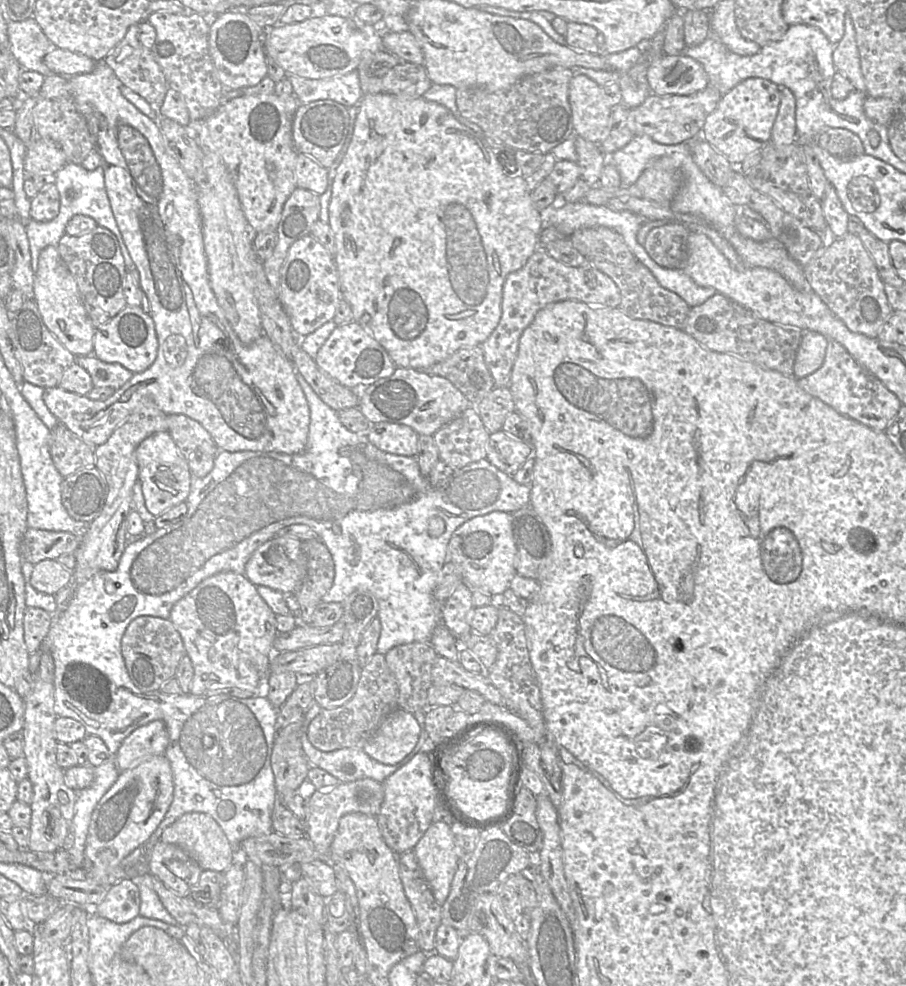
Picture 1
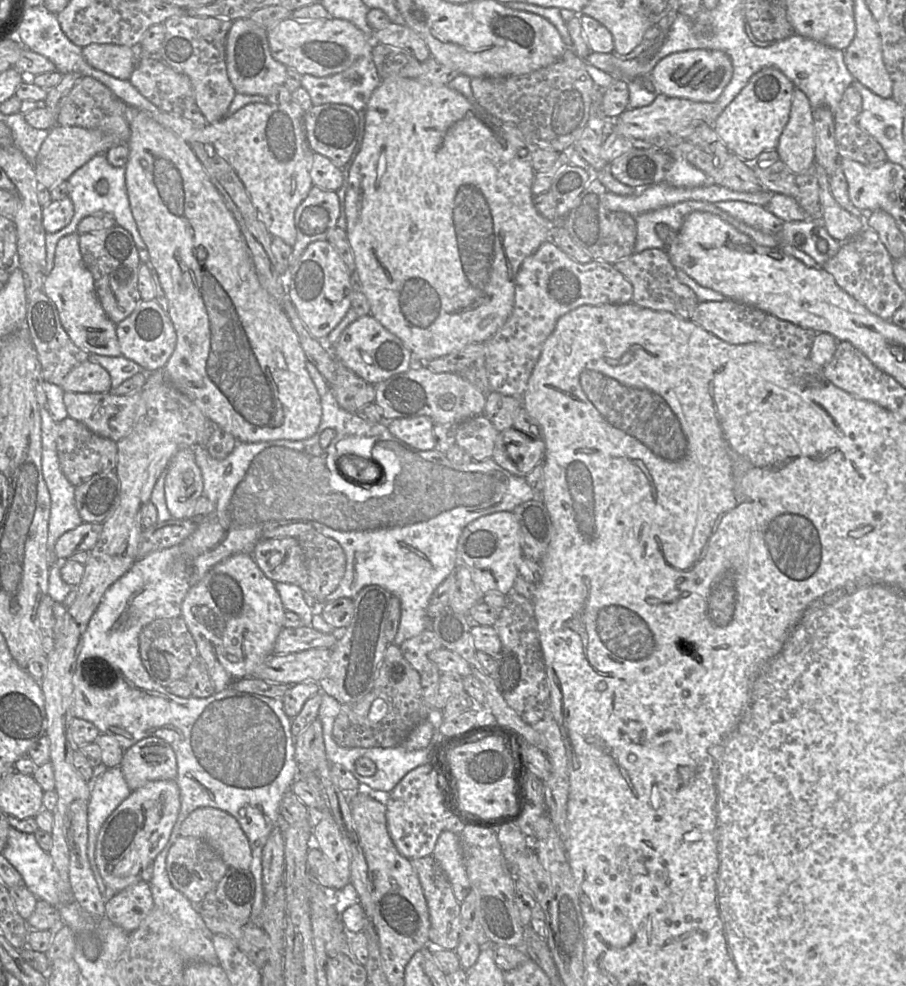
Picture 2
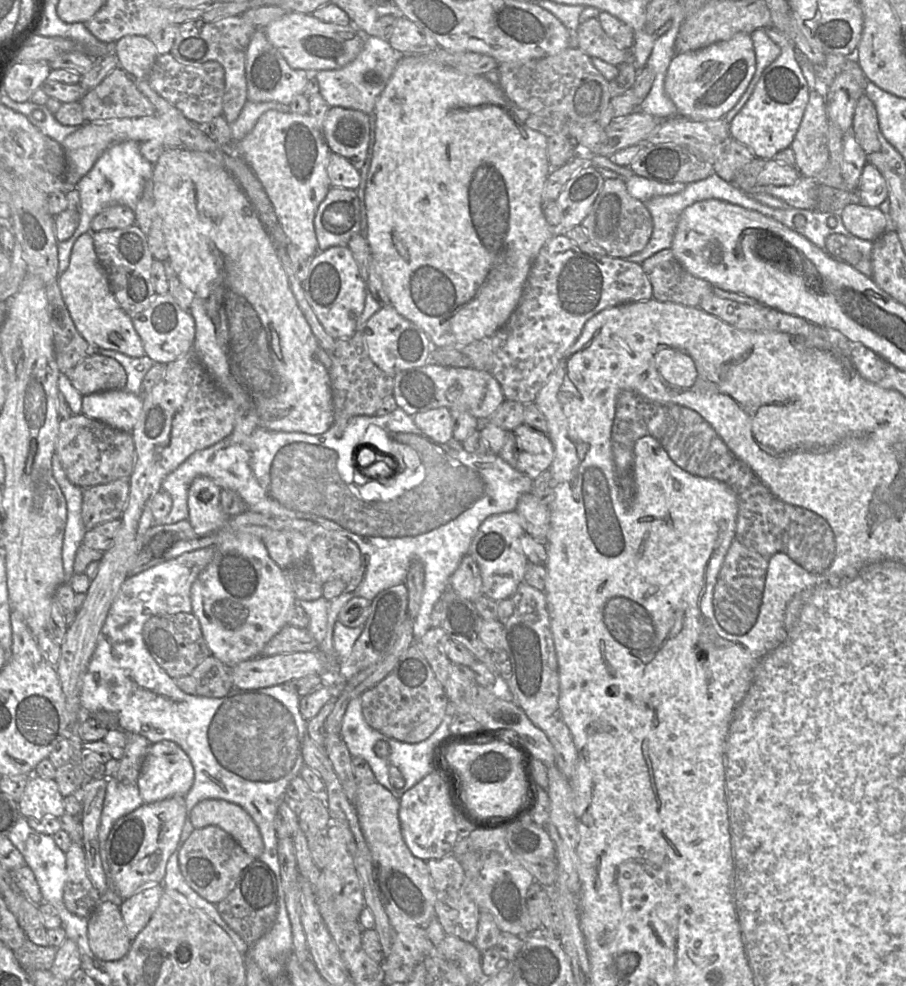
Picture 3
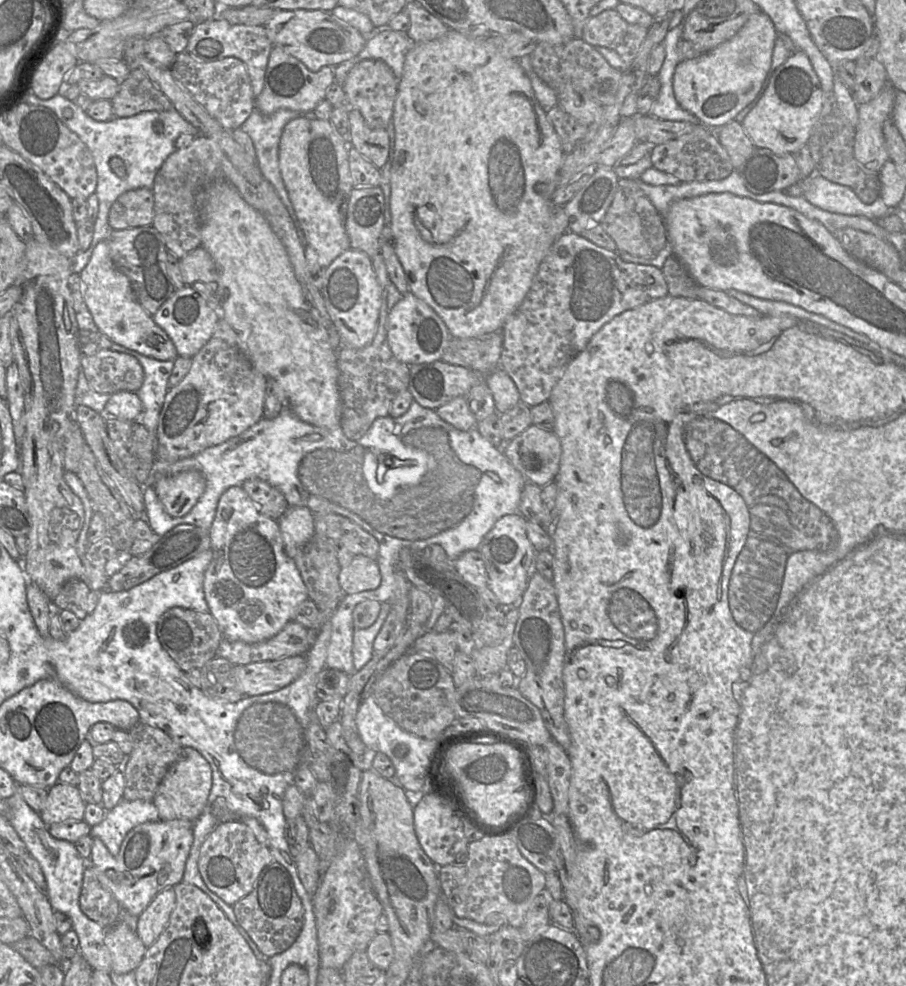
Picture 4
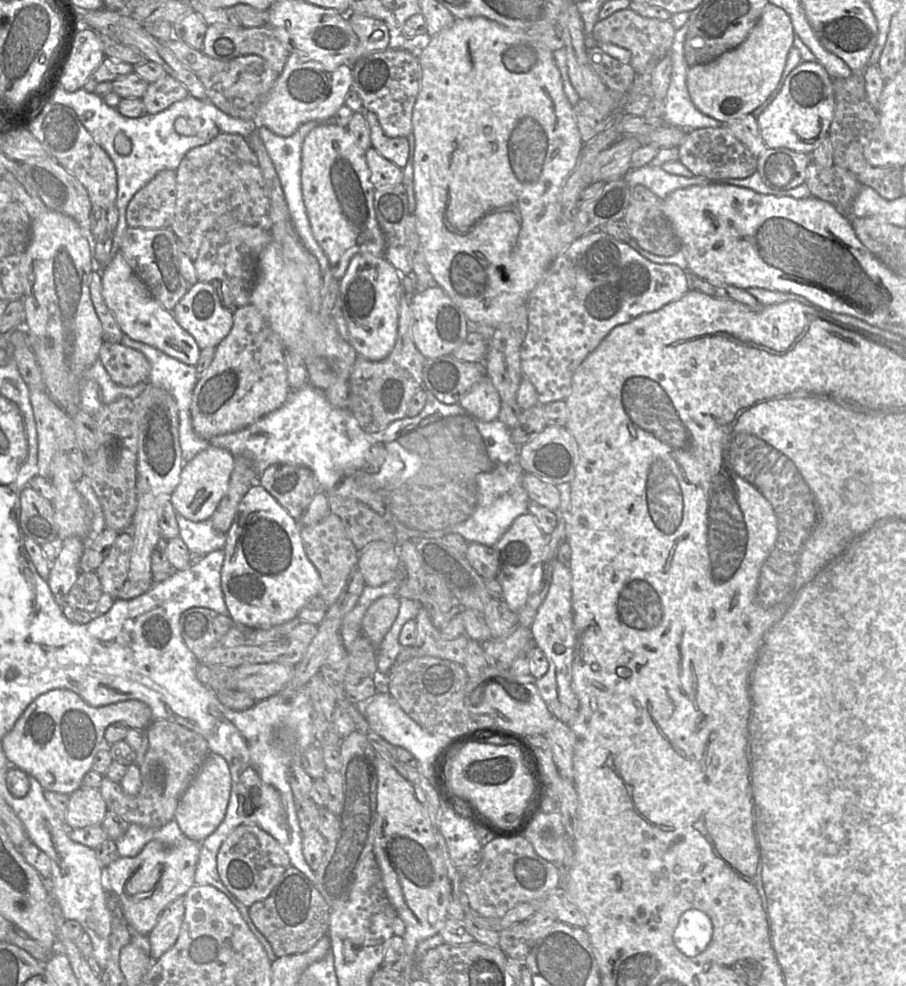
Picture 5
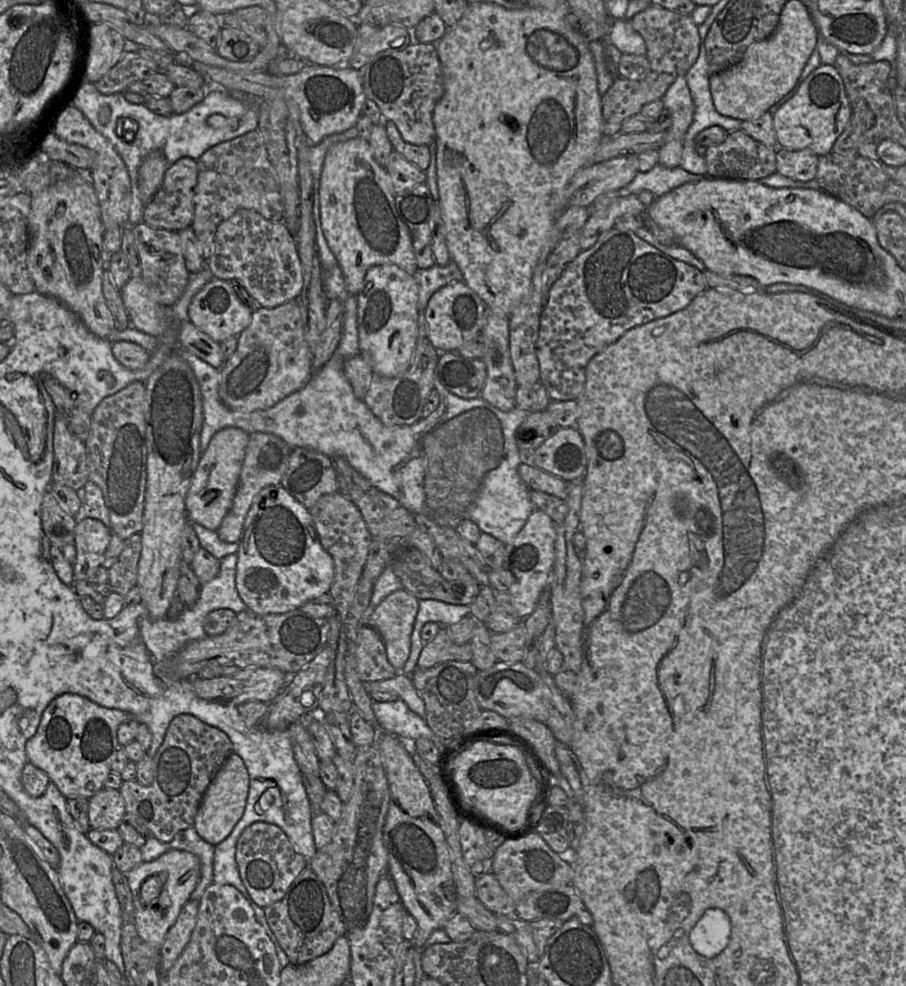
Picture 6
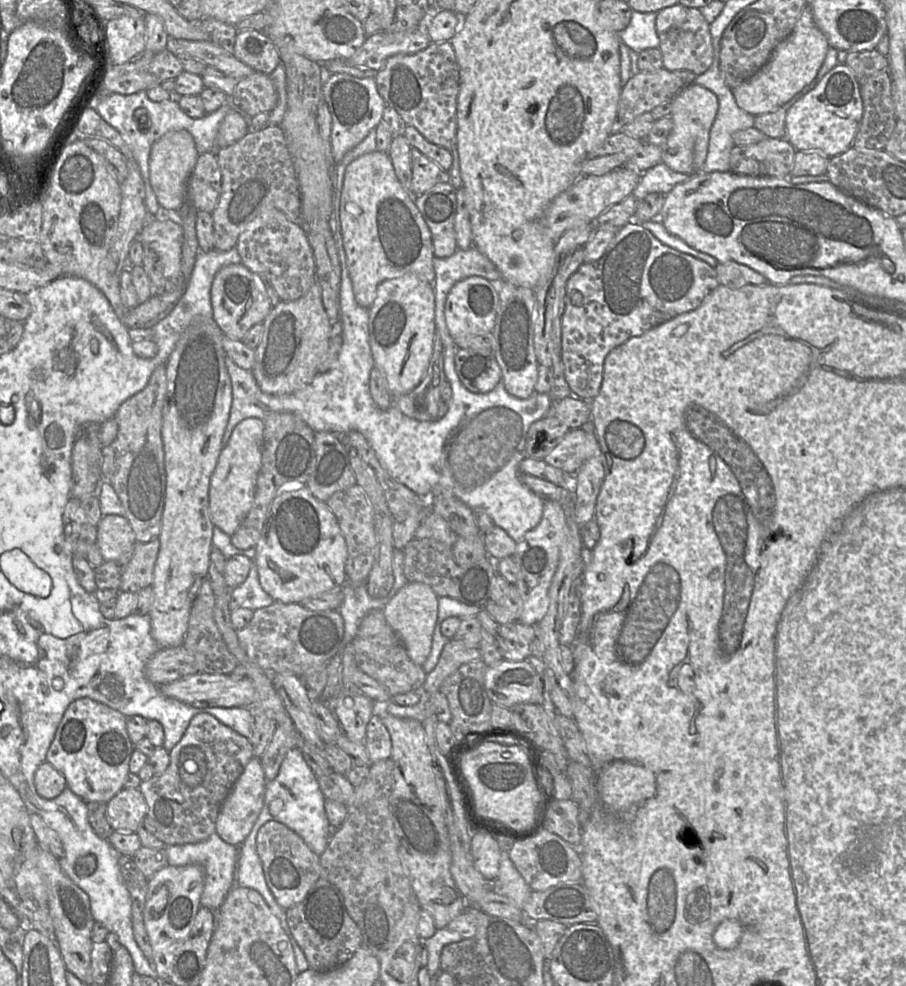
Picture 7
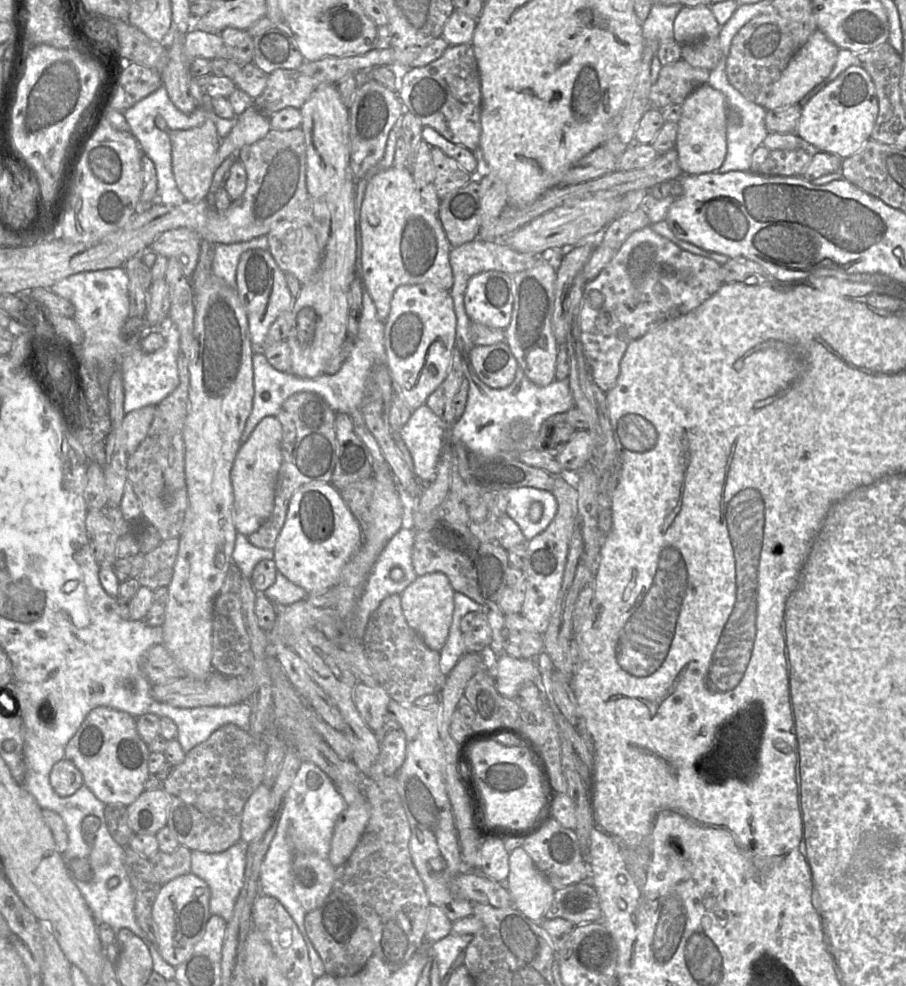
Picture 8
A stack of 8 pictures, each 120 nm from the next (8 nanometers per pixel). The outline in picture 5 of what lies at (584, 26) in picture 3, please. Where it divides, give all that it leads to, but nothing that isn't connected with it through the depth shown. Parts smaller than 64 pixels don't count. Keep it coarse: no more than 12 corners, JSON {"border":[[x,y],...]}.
{"border":[[622,9],[594,25],[594,43],[631,52],[636,73],[671,52],[670,21]]}

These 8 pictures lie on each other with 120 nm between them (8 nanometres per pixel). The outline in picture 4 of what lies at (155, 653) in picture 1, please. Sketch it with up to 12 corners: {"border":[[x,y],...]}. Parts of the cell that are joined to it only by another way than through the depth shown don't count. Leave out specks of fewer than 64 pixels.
{"border":[[181,607],[158,621],[160,646],[187,673],[216,657],[210,612]]}

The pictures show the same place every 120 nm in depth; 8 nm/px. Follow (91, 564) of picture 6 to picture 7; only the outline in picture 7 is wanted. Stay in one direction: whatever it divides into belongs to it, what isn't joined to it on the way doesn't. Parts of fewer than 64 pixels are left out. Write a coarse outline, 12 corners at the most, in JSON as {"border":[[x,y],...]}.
{"border":[[124,516],[98,521],[96,545],[104,561],[117,561],[136,544]]}

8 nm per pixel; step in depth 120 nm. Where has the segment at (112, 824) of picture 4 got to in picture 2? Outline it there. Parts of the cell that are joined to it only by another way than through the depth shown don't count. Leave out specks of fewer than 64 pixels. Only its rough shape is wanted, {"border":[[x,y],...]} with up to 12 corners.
{"border":[[120,767],[91,779],[88,799],[88,859],[105,902],[95,861],[99,831],[131,794]]}

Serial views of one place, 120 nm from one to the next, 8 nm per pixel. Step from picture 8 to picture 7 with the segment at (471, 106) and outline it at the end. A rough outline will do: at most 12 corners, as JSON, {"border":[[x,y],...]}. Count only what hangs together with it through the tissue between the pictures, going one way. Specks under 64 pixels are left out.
{"border":[[450,42],[389,57],[377,91],[407,126],[454,151]]}

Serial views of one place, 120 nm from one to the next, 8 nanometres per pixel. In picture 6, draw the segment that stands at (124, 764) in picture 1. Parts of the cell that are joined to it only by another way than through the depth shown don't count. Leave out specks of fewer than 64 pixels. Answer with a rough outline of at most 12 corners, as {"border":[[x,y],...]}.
{"border":[[233,753],[209,784],[193,828],[217,846],[242,818],[249,774]]}

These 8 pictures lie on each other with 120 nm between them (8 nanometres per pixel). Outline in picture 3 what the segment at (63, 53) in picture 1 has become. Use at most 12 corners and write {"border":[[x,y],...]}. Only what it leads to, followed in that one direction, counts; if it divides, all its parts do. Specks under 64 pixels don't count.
{"border":[[146,36],[113,44],[118,67],[146,79],[159,55]]}

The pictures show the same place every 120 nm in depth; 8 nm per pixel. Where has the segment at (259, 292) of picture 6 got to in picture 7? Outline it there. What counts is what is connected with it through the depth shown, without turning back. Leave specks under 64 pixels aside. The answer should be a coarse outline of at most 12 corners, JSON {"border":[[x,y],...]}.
{"border":[[276,210],[240,234],[242,263],[280,301],[310,290],[307,234]]}

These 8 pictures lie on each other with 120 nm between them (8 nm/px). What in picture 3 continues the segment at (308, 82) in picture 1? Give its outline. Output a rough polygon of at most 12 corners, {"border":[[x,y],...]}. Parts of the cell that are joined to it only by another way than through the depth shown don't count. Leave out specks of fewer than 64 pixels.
{"border":[[367,36],[348,65],[311,73],[330,107],[371,114],[403,55]]}

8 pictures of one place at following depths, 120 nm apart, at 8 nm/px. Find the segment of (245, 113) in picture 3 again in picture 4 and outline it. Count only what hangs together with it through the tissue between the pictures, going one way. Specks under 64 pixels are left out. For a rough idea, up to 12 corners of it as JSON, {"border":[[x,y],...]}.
{"border":[[255,109],[240,127],[252,139],[256,163],[294,222],[279,170],[284,126],[292,110],[264,115]]}

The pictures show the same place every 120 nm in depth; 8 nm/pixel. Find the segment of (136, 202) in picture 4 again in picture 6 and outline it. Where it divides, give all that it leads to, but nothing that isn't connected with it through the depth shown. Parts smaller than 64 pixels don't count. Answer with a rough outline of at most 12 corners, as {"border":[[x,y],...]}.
{"border":[[197,159],[170,164],[141,222],[180,231],[194,217]]}

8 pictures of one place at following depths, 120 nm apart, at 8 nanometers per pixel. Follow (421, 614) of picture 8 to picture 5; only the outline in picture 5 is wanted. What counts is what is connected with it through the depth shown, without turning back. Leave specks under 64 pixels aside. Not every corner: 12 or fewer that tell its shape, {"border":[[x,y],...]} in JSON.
{"border":[[398,596],[366,610],[362,633],[378,647],[395,622]]}

